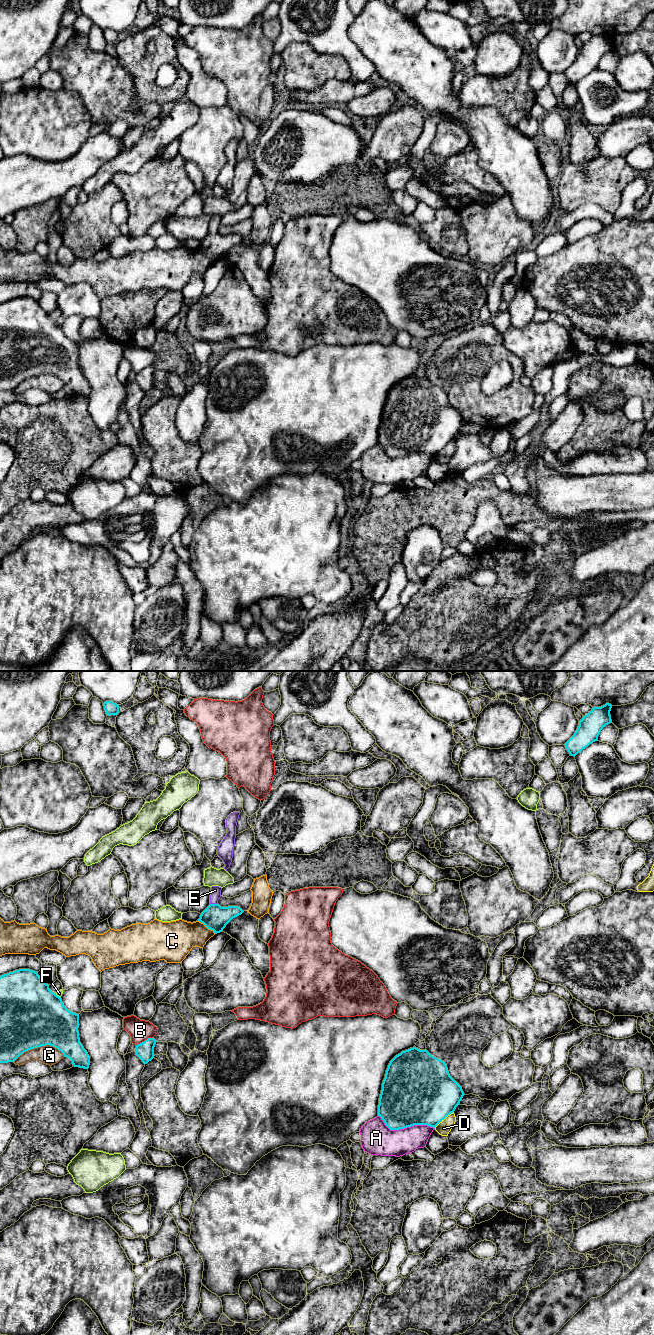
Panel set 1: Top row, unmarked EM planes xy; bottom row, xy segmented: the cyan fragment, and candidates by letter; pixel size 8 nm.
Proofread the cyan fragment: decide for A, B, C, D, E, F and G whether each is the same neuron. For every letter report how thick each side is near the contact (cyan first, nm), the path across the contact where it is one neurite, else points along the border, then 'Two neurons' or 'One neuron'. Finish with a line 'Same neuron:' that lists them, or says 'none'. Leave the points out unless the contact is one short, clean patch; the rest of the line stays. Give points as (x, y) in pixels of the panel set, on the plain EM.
A: Thickness 460 nm (cyan) against 260 nm. Two neurons
B: Thickness 140 nm (cyan) against 180 nm. Two neurons
C: Thickness 200 nm (cyan) against 280 nm. Two neurons
D: Thickness 500 nm (cyan) against 110 nm. Two neurons
E: Thickness 200 nm (cyan) against 80 nm. Path across: xy (215, 245), (214, 232), (215, 218). One neuron
F: Thickness 500 nm (cyan) against 50 nm. Two neurons
G: Thickness 500 nm (cyan) against 150 nm. Two neurons
Same neuron: E

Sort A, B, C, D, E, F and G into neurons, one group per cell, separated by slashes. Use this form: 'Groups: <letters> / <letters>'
Groups: A / B / C / D / E / F / G

